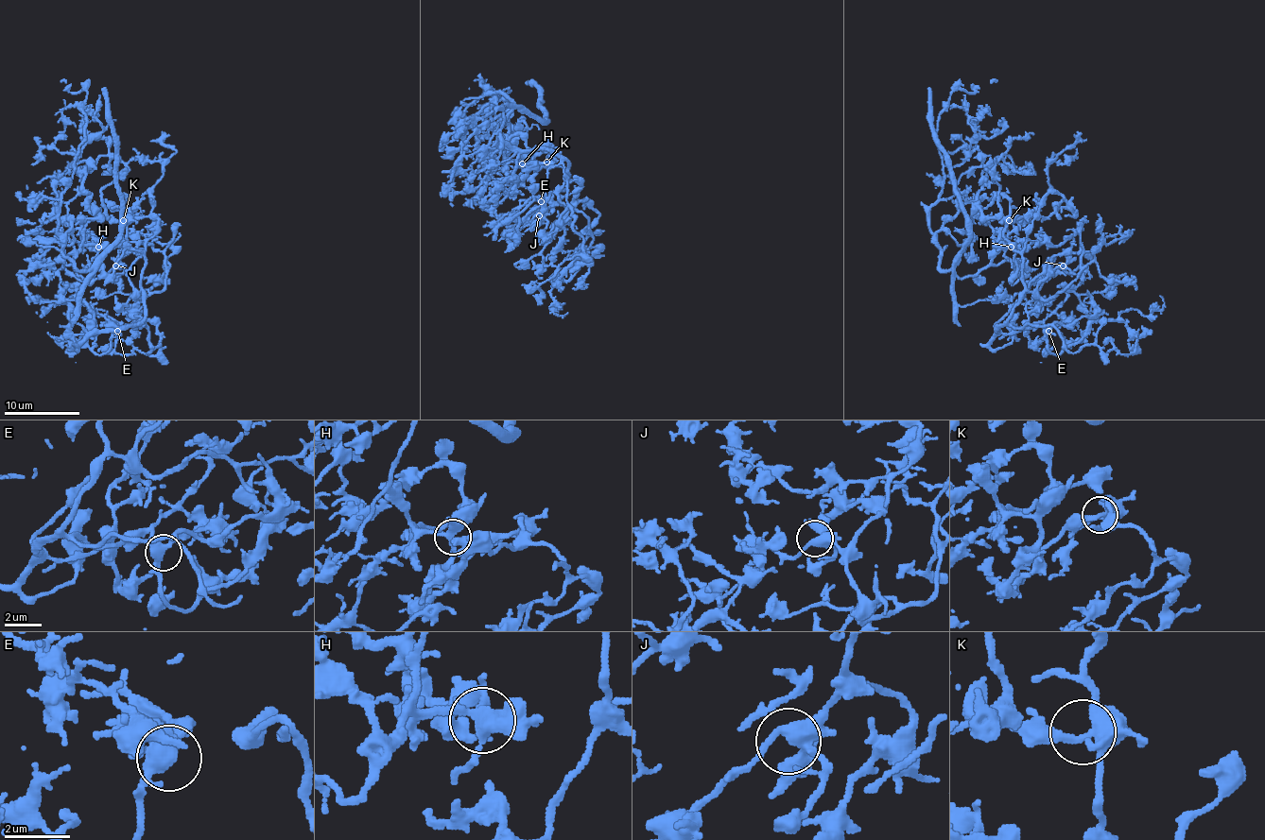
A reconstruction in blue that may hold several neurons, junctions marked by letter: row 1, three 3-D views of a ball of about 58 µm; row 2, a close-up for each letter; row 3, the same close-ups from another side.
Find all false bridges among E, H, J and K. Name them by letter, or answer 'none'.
none

